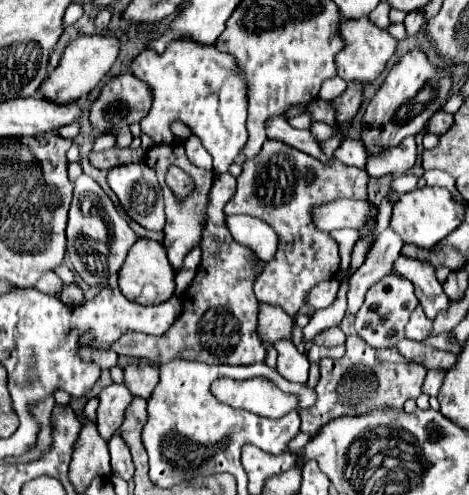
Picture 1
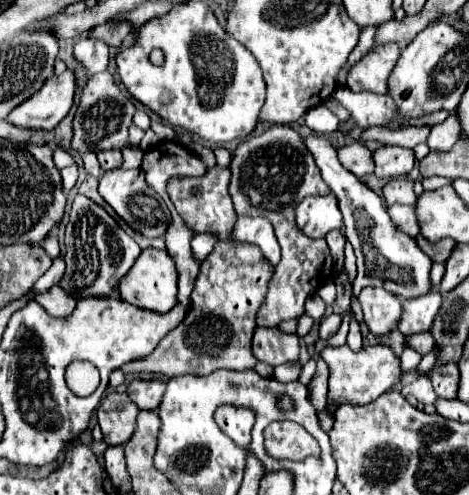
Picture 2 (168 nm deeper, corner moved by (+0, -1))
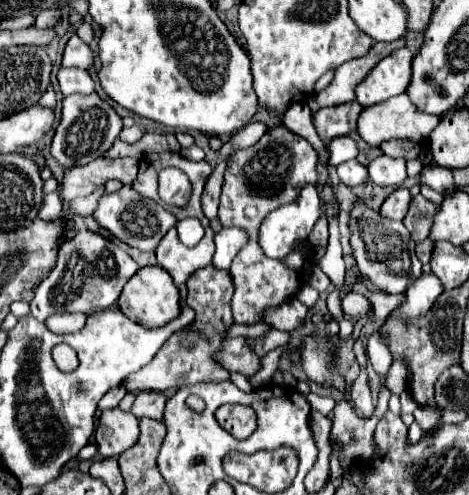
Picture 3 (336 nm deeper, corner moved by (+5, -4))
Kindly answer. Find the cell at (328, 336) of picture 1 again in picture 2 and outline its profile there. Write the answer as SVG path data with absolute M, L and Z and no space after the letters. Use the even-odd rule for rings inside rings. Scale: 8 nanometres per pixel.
M331 313L329 317L325 317L325 319L321 321L319 337L321 337L321 339L329 339L329 337L339 329L339 325L341 325L341 317L335 315L335 313Z

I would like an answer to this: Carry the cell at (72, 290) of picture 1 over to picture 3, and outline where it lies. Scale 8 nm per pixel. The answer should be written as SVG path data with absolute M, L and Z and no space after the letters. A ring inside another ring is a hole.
M64 312L64 314L52 314L46 320L46 326L56 334L70 334L78 332L86 322L86 314L82 312Z

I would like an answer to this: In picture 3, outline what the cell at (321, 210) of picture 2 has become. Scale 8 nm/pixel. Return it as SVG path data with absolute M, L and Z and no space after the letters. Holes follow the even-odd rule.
M308 184L300 190L300 196L294 202L272 210L264 218L264 222L260 226L260 244L262 244L264 254L270 258L284 258L292 250L294 240L310 236L310 232L312 232L314 224L320 220L320 216L322 216L322 206L320 206L320 198L318 198L318 190L316 190L316 186Z

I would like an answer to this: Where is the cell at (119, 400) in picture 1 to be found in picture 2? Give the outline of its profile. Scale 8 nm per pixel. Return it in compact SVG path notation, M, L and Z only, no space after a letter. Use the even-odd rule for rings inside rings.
M111 393L97 409L97 421L107 445L125 445L133 431L139 409L125 393Z

